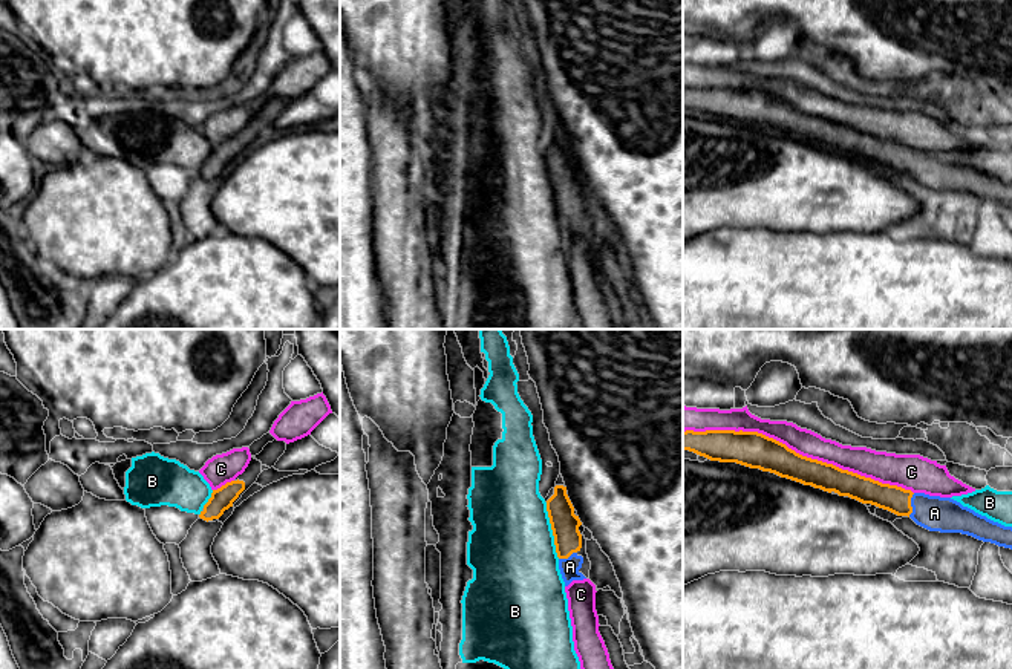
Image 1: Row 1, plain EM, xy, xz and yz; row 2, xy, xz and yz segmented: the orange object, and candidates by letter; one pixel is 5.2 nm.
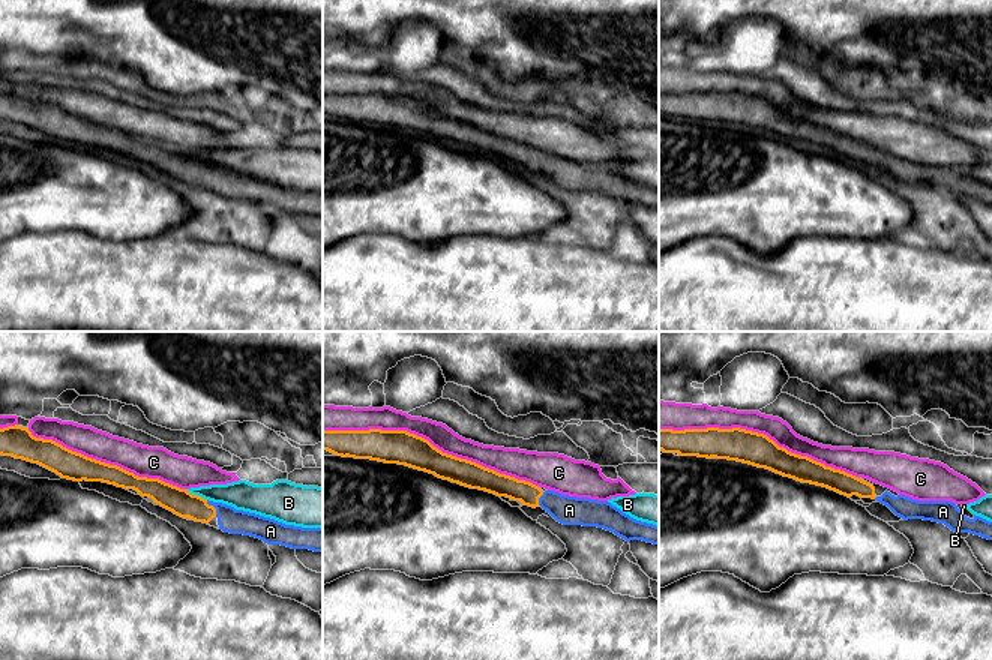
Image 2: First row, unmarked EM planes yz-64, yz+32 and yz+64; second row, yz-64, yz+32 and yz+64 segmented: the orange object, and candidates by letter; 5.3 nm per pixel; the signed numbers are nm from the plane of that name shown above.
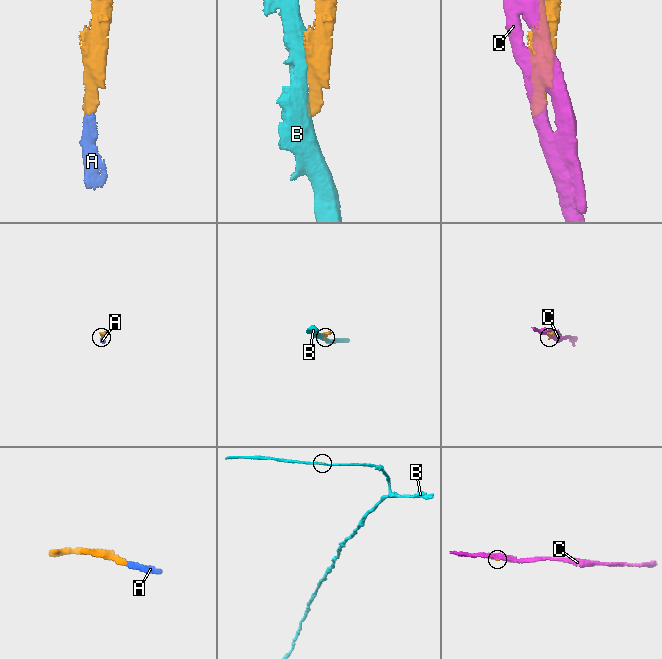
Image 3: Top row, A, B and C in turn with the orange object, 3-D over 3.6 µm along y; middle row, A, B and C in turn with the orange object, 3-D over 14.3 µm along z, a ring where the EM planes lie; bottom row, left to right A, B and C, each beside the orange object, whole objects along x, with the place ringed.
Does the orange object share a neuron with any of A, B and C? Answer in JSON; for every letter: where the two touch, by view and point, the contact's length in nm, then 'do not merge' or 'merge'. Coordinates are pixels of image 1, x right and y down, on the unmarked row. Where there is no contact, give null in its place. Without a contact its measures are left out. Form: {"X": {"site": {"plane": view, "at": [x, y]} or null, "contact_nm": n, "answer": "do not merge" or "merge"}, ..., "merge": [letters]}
{"A": {"site": {"plane": "yz", "at": [910, 163]}, "contact_nm": 130, "answer": "merge"}, "B": {"site": {"plane": "xz", "at": [551, 186]}, "contact_nm": 300, "answer": "do not merge"}, "C": {"site": {"plane": "yz", "at": [798, 110]}, "contact_nm": 1250, "answer": "do not merge"}, "merge": ["A"]}

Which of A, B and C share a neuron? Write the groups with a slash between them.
A / B / C

